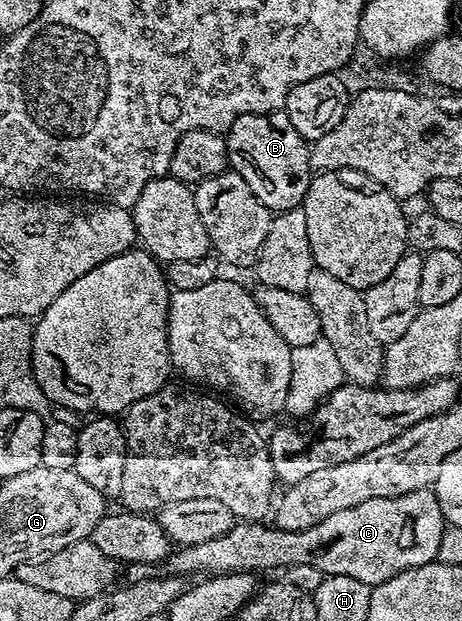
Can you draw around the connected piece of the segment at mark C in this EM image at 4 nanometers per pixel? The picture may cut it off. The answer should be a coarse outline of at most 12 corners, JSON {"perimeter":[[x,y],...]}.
{"perimeter":[[431,488],[370,499],[297,533],[237,523],[163,572],[294,563],[375,587],[437,560]]}

